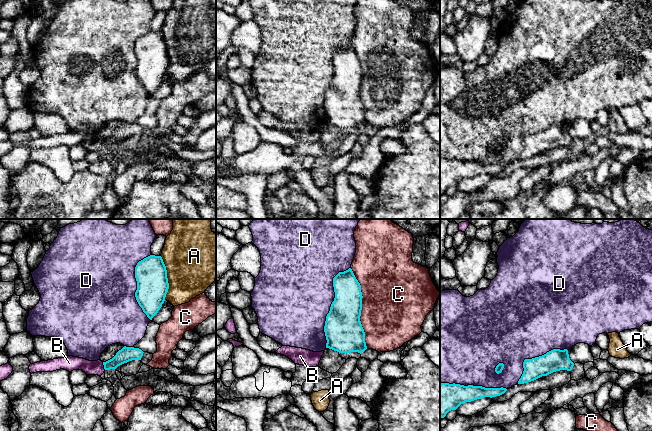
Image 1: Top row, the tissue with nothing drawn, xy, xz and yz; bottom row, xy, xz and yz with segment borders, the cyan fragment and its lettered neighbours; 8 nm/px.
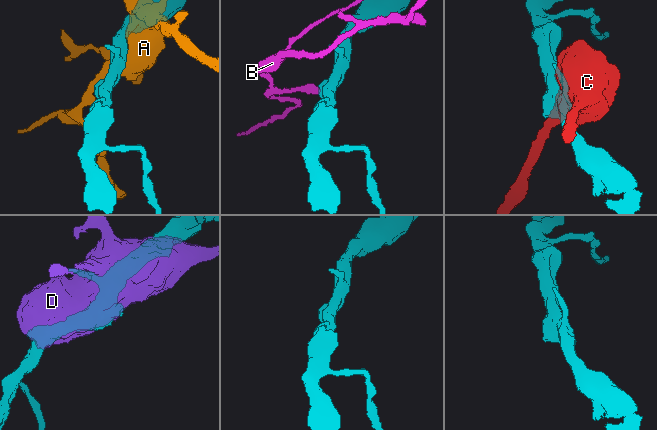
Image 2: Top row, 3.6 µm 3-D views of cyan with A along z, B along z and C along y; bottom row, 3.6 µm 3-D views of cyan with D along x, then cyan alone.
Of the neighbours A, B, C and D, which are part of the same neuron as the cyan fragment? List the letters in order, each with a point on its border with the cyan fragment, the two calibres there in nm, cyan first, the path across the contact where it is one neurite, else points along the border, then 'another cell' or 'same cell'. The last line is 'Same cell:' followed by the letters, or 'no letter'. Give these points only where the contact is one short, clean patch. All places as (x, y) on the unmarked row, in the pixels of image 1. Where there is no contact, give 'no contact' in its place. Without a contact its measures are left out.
A: meets cyan in xy at (167, 54); 260 nm thick on the cyan side, 440 nm on the other; another cell
B: meets cyan in xy at (104, 142); 120 nm thick on the cyan side, 110 nm on the other; border along xy (102, 138), (105, 145); another cell
C: meets cyan in xz at (361, 84); 300 nm thick on the cyan side, 500 nm on the other; another cell
D: meets cyan in xz at (331, 80); 300 nm thick on the cyan side, 500 nm on the other; another cell
Same cell: no letter

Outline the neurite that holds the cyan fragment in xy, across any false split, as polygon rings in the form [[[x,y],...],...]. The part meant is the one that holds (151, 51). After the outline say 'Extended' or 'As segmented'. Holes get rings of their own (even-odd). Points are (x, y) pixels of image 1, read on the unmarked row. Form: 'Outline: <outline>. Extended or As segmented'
Outline: [[[150,31],[135,43],[136,76],[147,93],[158,89],[169,65],[166,42],[161,32]]]. As segmented

